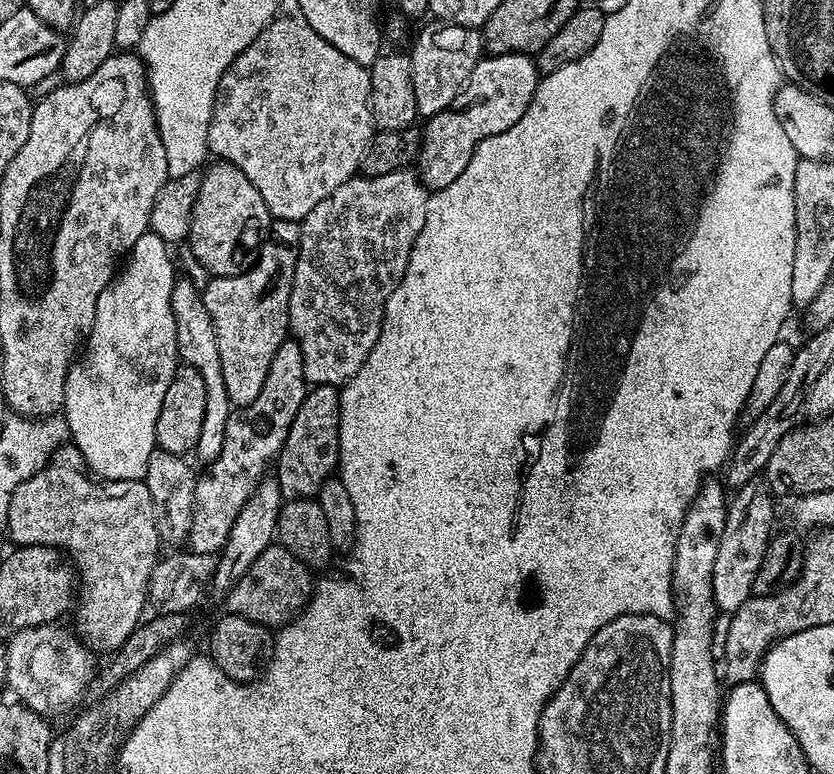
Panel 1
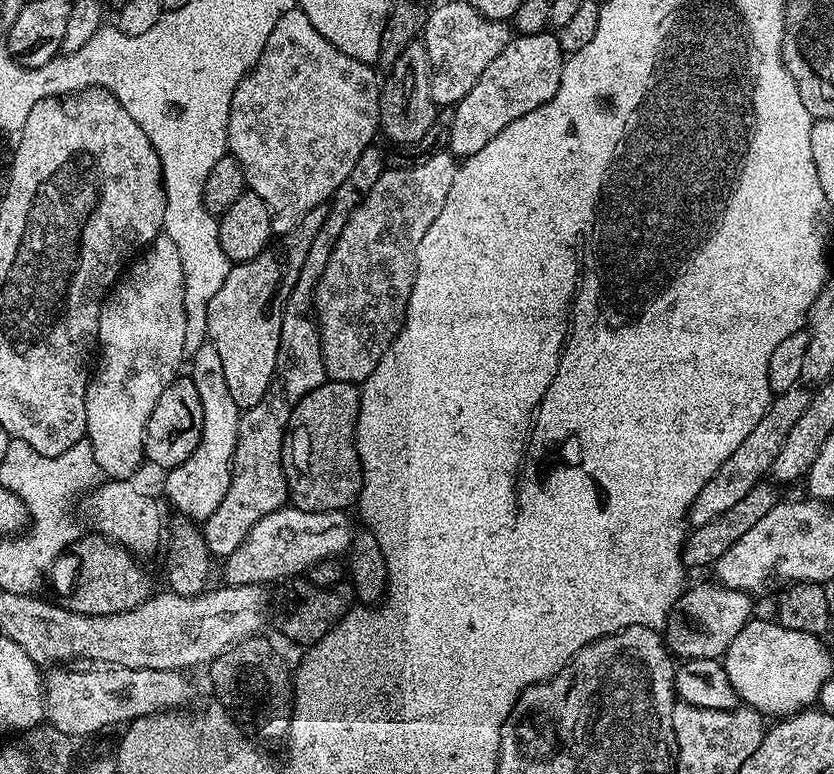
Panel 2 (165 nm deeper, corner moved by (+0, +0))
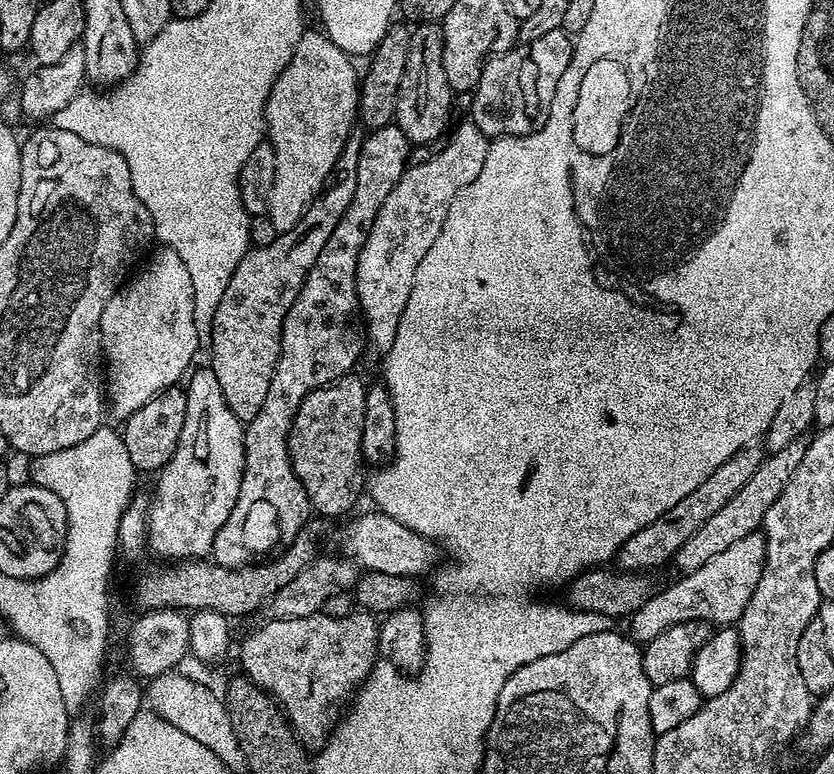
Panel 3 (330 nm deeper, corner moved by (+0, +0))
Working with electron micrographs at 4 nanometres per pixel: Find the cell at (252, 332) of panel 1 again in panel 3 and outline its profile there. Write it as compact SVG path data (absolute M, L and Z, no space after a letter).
M359 131L351 132L334 170L328 175L327 187L308 205L302 218L292 229L277 234L274 242L270 242L270 246L249 247L226 286L226 294L222 294L222 302L218 302L218 310L210 325L210 349L212 348L210 366L218 378L218 386L222 386L222 398L226 398L226 406L230 406L230 410L234 410L234 414L242 422L252 420L254 414L262 410L262 401L266 398L266 390L270 390L270 378L280 357L280 335L284 316L290 310L294 298L298 298L302 282L306 282L306 274L310 274L310 266L318 262L322 246L326 246L330 234L334 234L334 226L338 226L342 214L346 214L350 198L354 198L354 186L358 186L361 139Z

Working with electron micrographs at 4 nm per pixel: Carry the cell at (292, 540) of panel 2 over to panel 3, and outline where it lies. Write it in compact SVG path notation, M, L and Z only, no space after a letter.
M371 510L365 516L357 520L347 521L348 529L344 532L343 555L351 559L352 563L361 569L382 574L394 574L395 576L423 577L423 572L437 567L437 545L427 540L422 534L418 534L402 526L394 518L379 510Z

